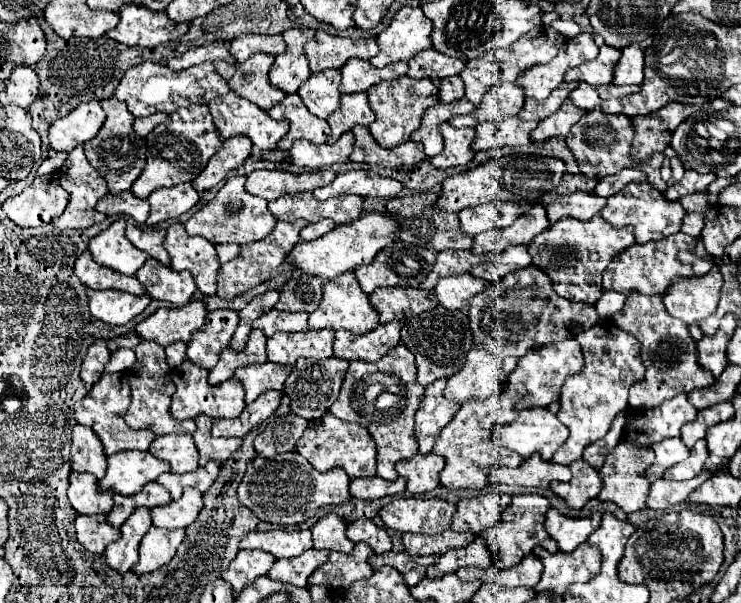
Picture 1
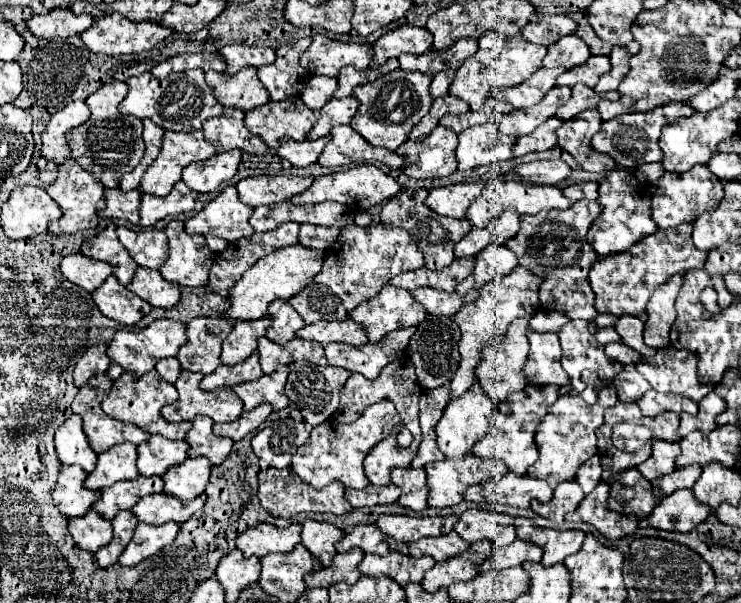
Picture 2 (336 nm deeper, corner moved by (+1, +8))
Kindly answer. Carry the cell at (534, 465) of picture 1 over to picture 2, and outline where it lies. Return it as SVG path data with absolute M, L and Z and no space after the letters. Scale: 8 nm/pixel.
M506 472L500 480L488 480L484 484L470 486L464 498L470 502L496 502L496 504L528 508L534 498L540 502L550 502L552 492L554 490L544 480Z

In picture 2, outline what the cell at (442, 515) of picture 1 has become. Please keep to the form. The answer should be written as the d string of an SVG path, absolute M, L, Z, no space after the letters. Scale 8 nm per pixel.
M382 514L376 520L376 526L400 540L400 542L414 542L418 538L424 536L440 536L440 534L448 534L452 530L452 526L456 524L458 516L424 516L424 518L414 518L414 516L402 516L402 514Z

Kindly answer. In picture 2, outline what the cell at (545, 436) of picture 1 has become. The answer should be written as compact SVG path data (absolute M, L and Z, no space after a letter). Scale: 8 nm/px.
M522 390L514 392L512 396L508 396L508 400L498 404L496 412L490 418L488 432L474 444L472 452L480 458L492 458L492 460L502 458L508 470L516 472L518 476L524 476L528 466L538 460L538 448L534 442L534 434L536 434L540 420L544 418L544 412L546 412L546 406L532 402L526 392Z

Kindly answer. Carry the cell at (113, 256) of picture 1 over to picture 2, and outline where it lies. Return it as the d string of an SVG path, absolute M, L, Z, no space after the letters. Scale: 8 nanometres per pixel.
M108 224L100 234L84 240L80 252L88 258L108 262L114 268L114 276L118 278L118 282L126 286L132 282L134 270L138 268L138 264L128 256L128 250L120 244L114 224Z

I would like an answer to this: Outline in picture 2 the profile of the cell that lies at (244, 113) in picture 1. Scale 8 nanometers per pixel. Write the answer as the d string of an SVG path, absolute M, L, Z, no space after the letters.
M224 108L222 116L216 120L208 120L202 130L204 138L216 146L216 152L226 152L232 148L240 148L250 154L266 154L270 148L260 140L260 136L252 136L244 124L244 112L238 108Z

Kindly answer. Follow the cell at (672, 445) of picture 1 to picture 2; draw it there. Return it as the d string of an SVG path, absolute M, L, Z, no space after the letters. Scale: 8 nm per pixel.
M658 440L652 446L652 456L646 462L642 462L638 466L638 470L642 472L642 476L646 480L652 482L652 480L660 478L662 474L670 474L676 468L674 460L676 460L678 454L680 454L680 444L678 442Z

